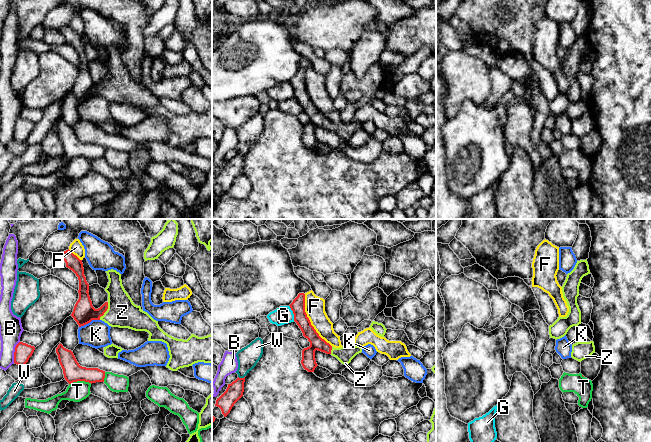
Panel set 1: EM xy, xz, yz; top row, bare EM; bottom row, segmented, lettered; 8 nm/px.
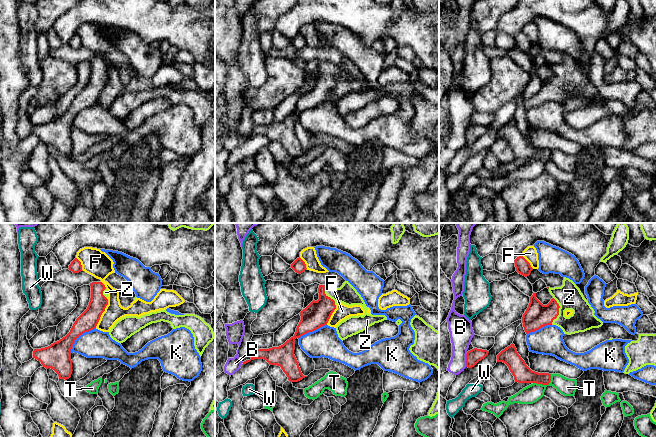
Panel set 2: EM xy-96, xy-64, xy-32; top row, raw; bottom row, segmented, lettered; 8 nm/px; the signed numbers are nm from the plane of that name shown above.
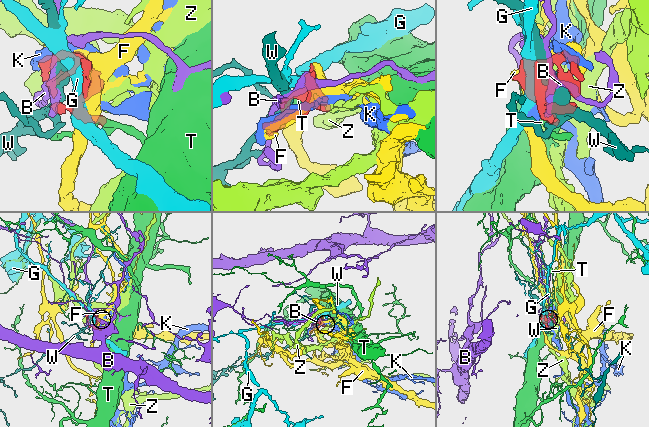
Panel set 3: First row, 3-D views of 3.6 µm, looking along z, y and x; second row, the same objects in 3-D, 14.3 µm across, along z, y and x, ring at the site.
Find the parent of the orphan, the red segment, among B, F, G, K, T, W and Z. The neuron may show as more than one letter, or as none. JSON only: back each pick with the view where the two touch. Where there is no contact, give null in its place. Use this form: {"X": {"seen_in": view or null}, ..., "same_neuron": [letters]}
{"Z": {"seen_in": "xy"}, "same_neuron": ["Z"]}

